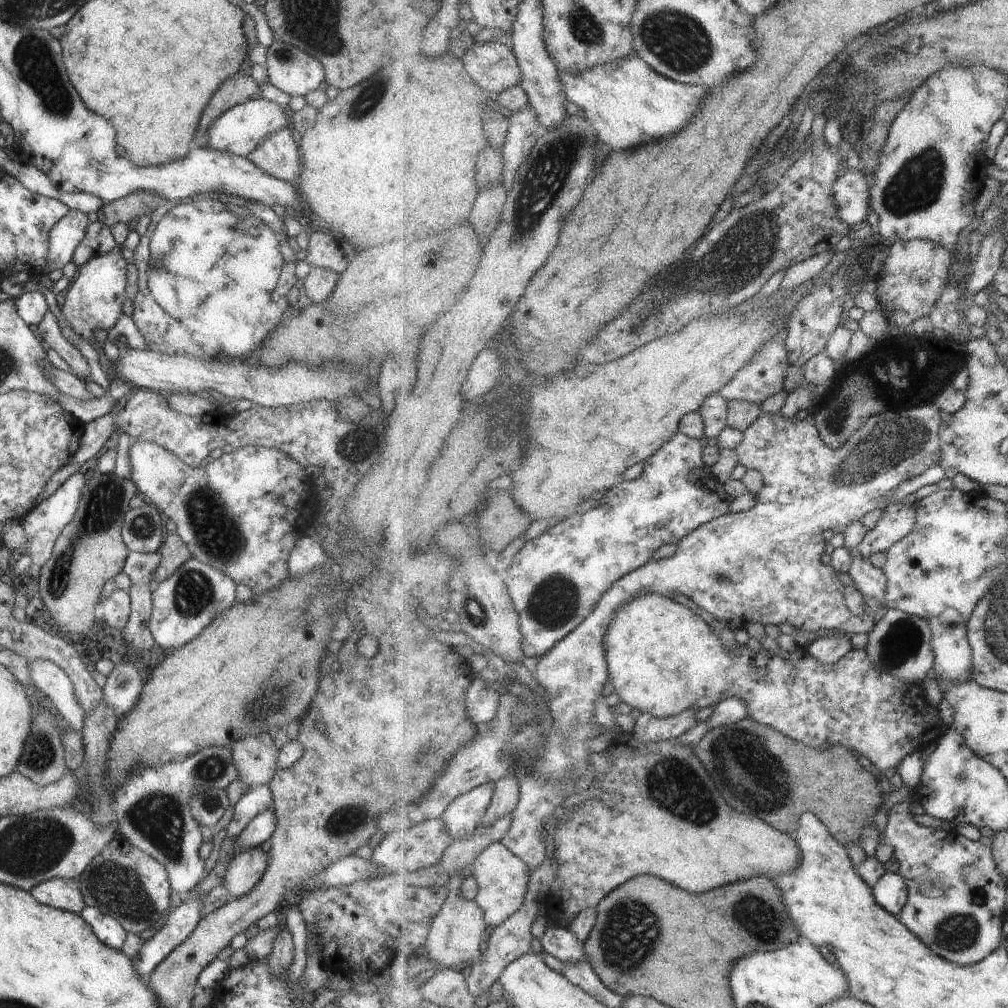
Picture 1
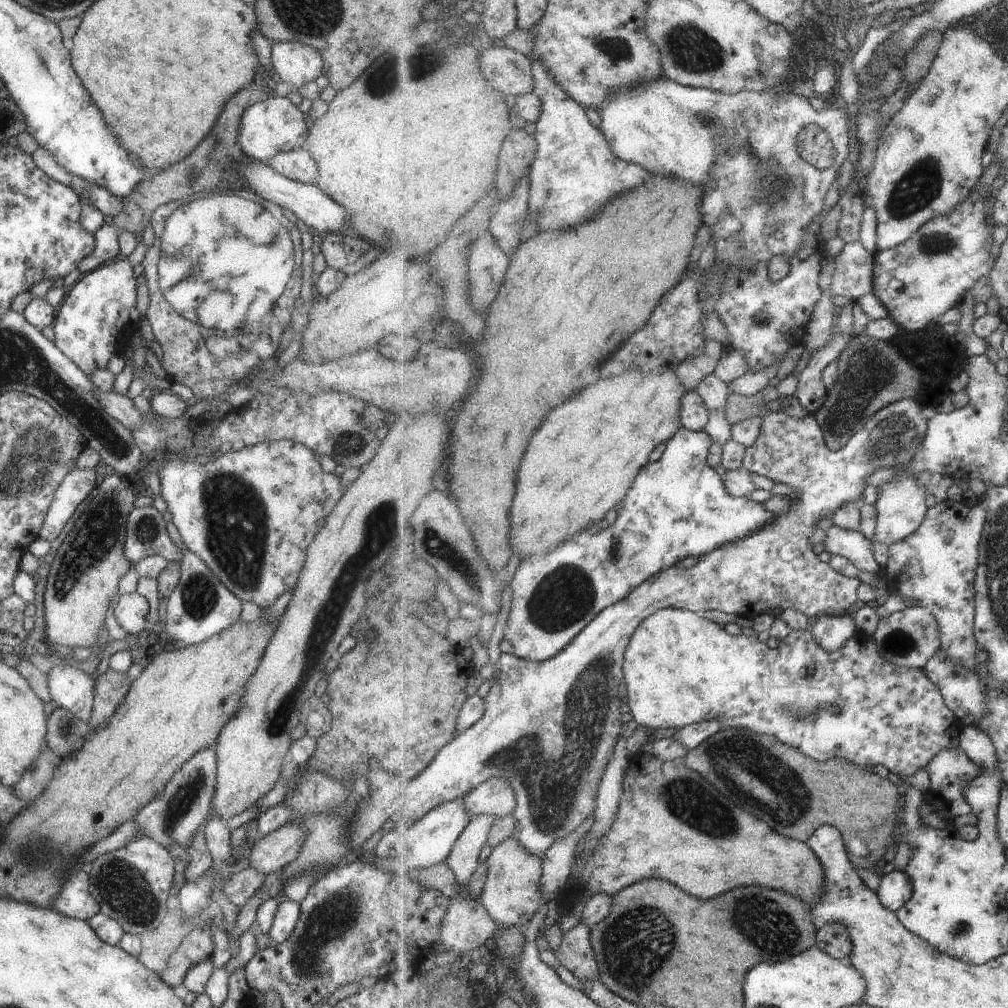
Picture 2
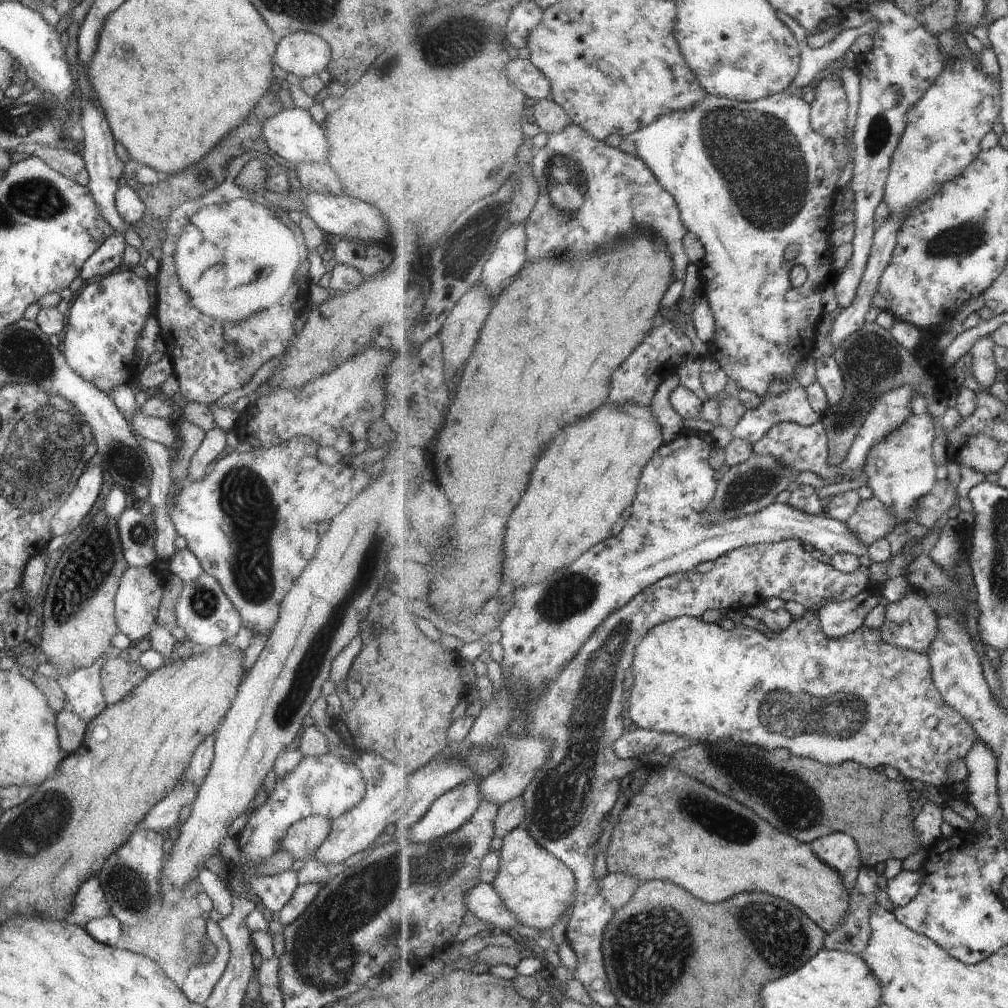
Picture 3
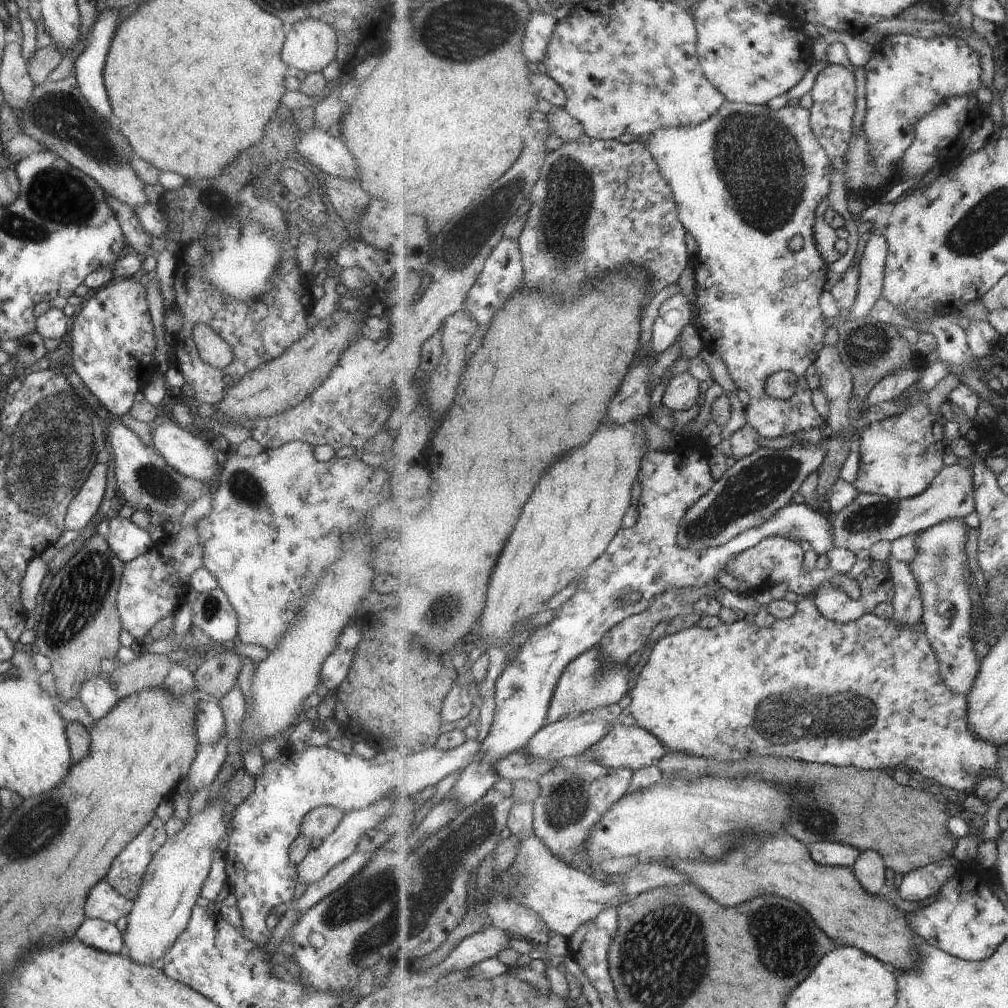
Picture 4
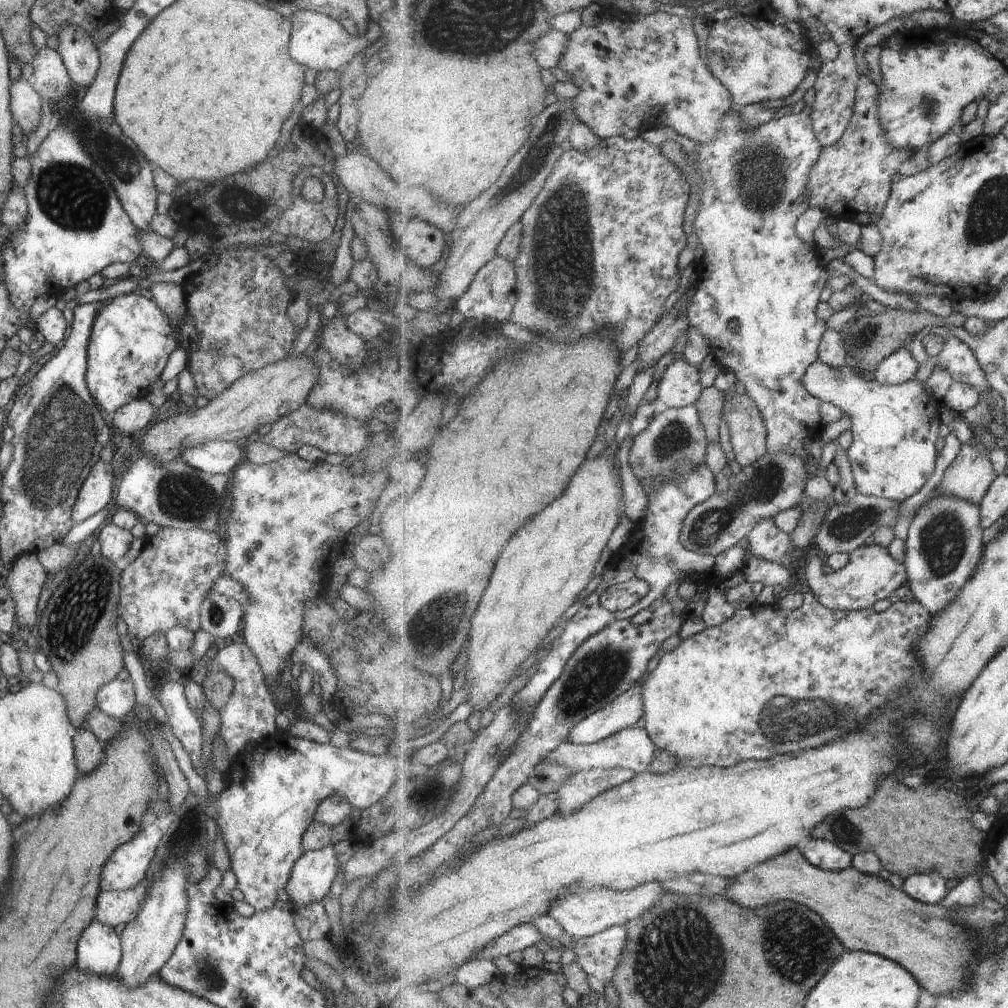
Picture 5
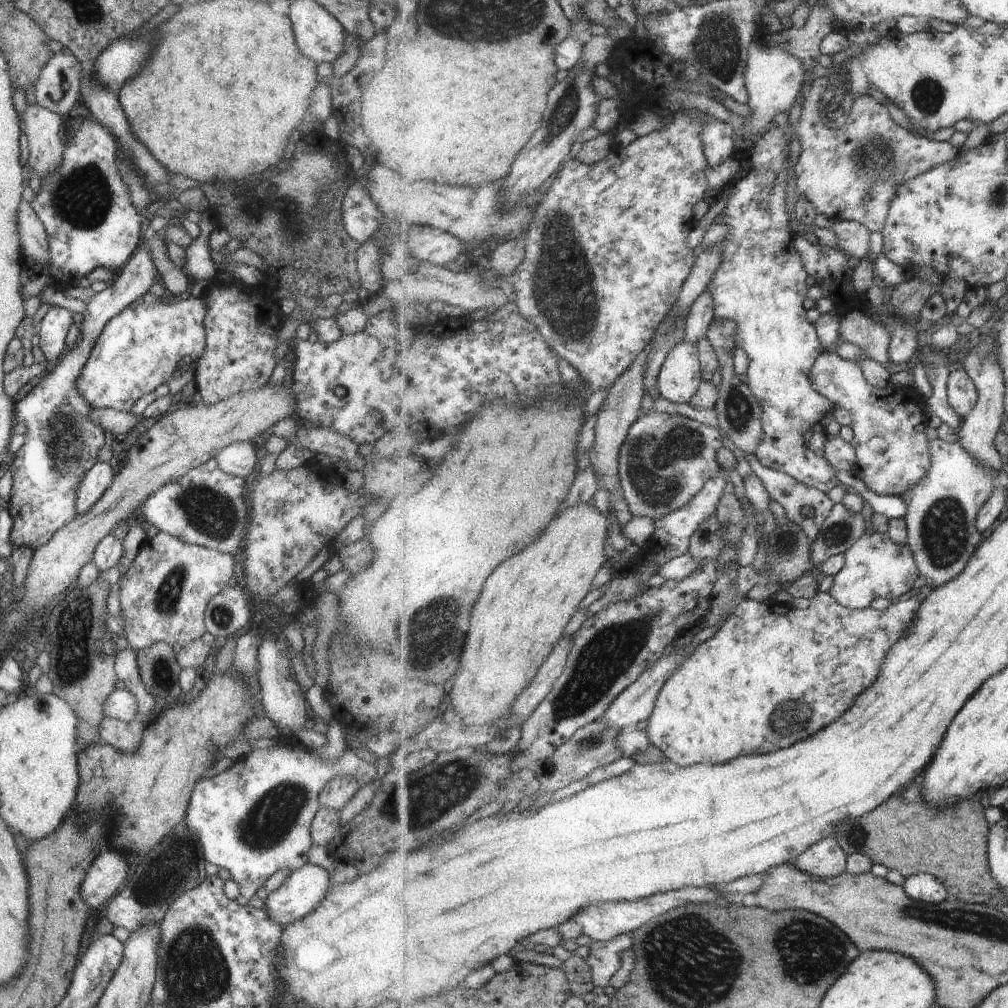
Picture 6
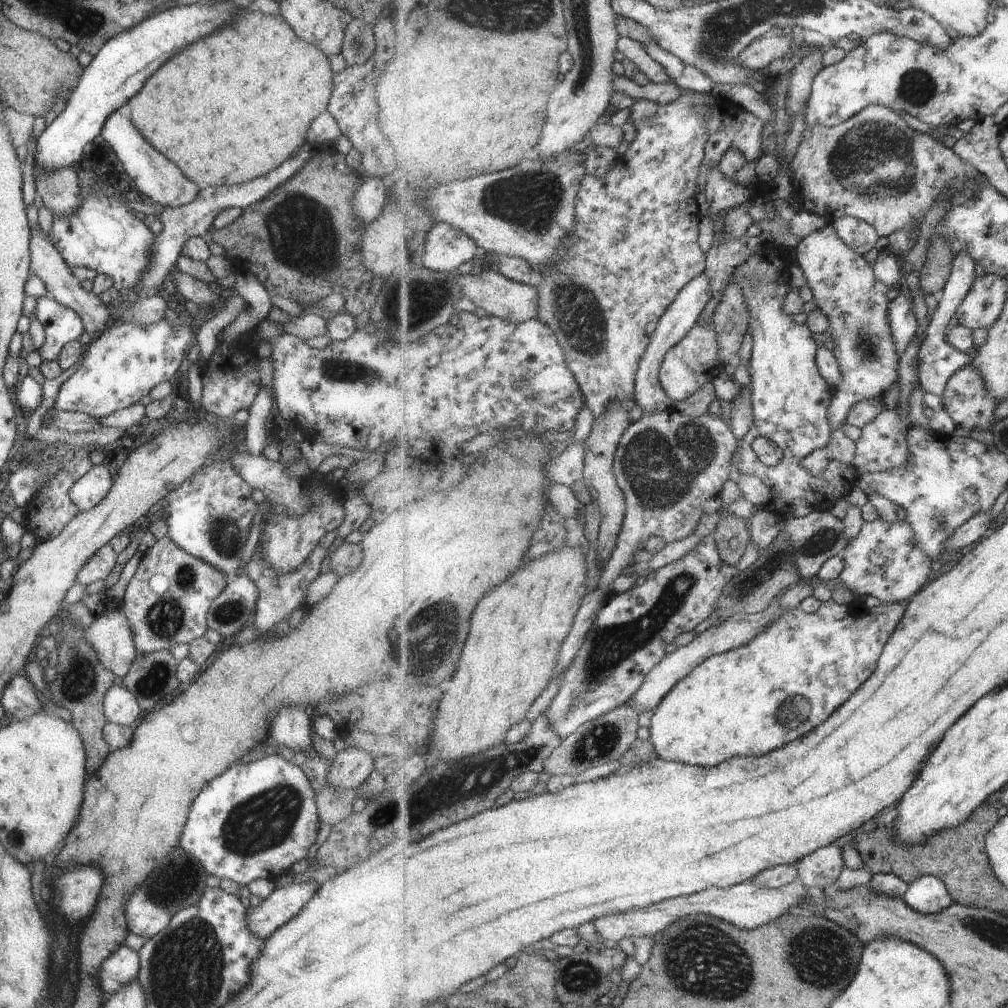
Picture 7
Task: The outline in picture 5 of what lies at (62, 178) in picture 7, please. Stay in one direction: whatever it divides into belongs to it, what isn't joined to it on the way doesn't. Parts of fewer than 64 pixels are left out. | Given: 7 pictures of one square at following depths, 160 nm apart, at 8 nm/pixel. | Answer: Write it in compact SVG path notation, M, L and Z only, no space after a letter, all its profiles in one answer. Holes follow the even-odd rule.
M9 80L9 110L12 120L22 132L36 131L40 120L41 98L35 92L31 81Z

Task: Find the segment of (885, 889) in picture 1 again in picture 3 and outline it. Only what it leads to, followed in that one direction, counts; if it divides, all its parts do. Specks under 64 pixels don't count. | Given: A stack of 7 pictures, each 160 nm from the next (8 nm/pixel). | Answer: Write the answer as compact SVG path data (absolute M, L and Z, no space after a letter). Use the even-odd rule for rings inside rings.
M901 871L888 882L887 896L895 907L908 906L921 893L924 886L924 875L920 871Z

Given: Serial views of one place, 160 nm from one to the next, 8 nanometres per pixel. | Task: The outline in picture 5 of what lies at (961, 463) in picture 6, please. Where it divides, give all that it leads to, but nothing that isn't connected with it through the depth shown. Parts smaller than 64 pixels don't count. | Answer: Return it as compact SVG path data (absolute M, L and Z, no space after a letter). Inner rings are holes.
M935 496L925 508L911 519L906 539L906 561L904 562L908 574L908 584L915 598L925 605L932 615L944 612L953 601L959 597L960 590L975 573L976 566L984 555L984 528L979 526L979 506L955 496Z

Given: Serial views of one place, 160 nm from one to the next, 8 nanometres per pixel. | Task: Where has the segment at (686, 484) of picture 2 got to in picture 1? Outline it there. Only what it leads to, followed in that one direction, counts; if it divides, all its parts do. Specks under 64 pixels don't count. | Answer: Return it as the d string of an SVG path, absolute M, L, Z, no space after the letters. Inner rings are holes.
M678 432L669 442L666 442L650 459L649 462L645 462L644 473L638 478L630 481L623 480L621 484L613 487L606 495L606 501L603 505L597 508L582 509L571 517L567 517L561 520L560 523L553 525L550 529L546 529L542 535L535 537L528 541L520 550L513 556L511 566L504 572L505 582L515 603L517 612L520 614L521 632L523 633L522 649L526 656L543 656L547 654L555 644L559 644L567 634L571 634L580 624L583 624L587 617L596 609L596 606L600 603L600 600L604 597L604 594L619 582L623 577L631 574L633 571L640 569L651 561L651 556L663 546L663 544L669 544L670 542L679 544L680 540L683 540L686 536L689 536L694 530L697 530L700 526L715 521L722 516L731 513L731 504L735 497L731 496L725 488L723 483L715 476L711 478L707 472L705 472L706 462L703 462L703 448L707 444L710 444L709 440L705 436L701 438L693 438Z

